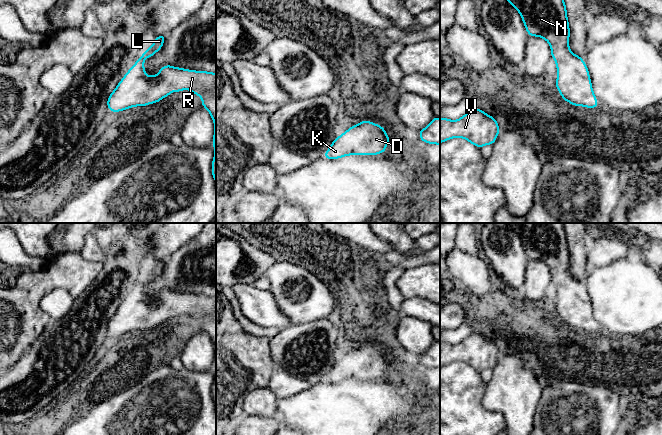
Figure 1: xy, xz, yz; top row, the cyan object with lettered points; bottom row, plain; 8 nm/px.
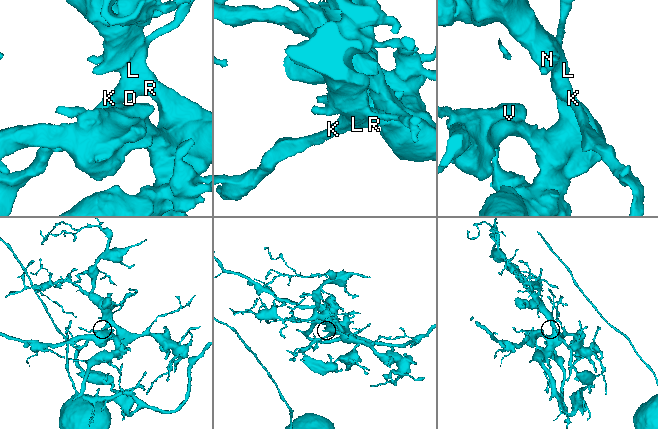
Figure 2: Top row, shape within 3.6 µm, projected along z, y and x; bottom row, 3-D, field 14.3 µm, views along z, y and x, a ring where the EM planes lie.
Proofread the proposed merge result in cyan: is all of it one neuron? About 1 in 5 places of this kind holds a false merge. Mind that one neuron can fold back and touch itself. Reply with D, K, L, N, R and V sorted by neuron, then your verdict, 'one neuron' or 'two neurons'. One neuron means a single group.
D K L N R V | one neuron

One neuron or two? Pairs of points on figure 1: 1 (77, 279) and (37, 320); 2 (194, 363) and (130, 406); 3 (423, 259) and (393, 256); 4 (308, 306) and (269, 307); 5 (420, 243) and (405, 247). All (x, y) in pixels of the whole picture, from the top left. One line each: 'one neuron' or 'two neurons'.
1: one neuron
2: two neurons
3: one neuron
4: two neurons
5: two neurons

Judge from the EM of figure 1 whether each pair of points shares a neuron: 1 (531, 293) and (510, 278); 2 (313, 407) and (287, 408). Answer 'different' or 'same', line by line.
1: different
2: same

